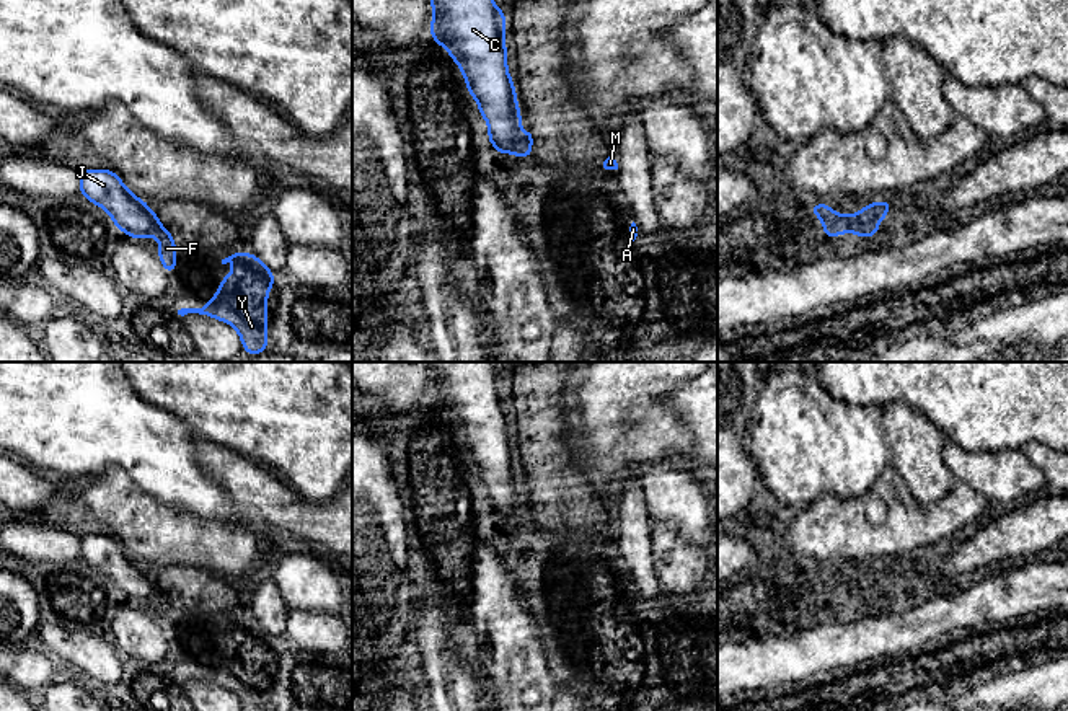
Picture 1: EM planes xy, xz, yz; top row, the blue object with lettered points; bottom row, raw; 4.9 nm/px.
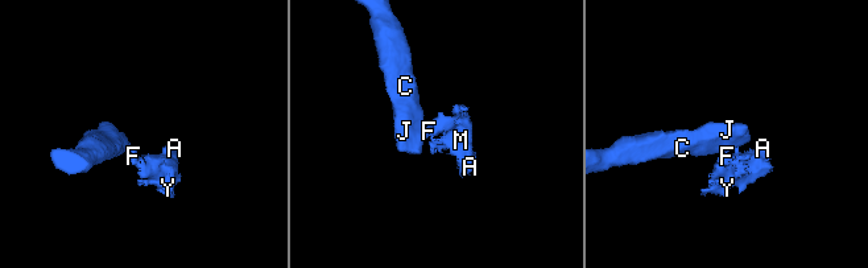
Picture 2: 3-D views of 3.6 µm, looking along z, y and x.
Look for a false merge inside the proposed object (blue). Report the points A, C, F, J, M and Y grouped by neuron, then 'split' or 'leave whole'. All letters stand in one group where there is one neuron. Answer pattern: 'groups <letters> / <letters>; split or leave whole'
groups A F M Y / C J; split

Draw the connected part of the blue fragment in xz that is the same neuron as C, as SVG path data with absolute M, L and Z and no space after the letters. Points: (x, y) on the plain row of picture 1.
M430 362L430 367L430 404L445 413L463 437L468 458L476 463L489 492L486 507L492 509L499 520L512 517L520 499L522 479L515 450L507 437L505 378L494 370L491 362Z

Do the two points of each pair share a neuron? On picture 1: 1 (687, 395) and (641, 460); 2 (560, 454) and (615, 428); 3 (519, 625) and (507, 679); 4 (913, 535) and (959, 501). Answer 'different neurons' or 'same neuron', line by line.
1: different neurons
2: different neurons
3: same neuron
4: same neuron

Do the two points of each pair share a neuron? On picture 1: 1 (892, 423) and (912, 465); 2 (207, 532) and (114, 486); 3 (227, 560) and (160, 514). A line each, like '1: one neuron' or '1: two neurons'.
1: one neuron
2: one neuron
3: one neuron

